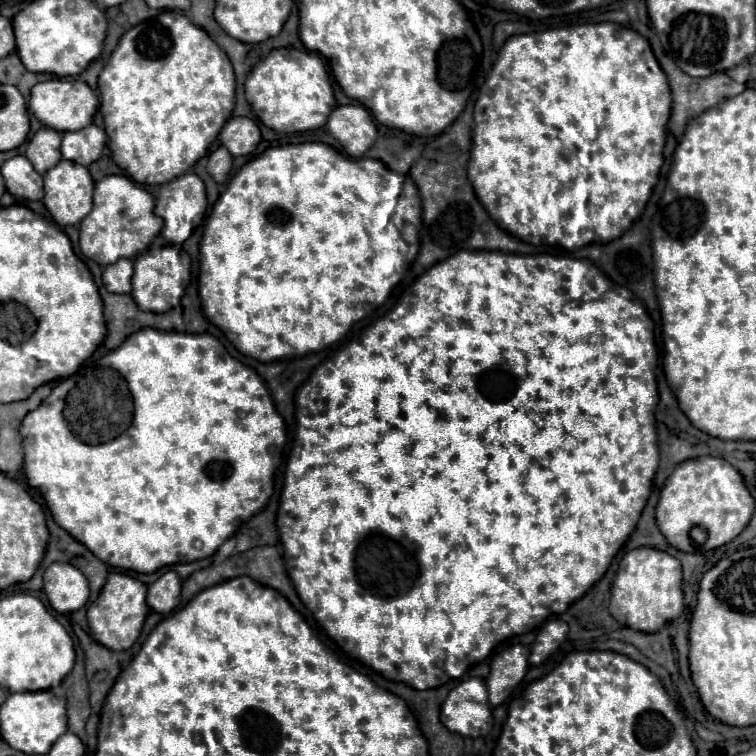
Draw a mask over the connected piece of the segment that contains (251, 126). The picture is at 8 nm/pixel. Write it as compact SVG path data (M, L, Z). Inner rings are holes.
M246 116L230 118L220 132L220 142L230 150L232 156L252 154L260 144L260 138L260 128L252 118Z

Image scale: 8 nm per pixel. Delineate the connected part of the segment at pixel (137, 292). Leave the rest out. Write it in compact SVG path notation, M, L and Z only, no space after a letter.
M152 246L146 254L134 260L134 276L132 276L132 298L138 308L148 312L168 312L180 304L187 284L190 281L191 261L188 254L172 246Z

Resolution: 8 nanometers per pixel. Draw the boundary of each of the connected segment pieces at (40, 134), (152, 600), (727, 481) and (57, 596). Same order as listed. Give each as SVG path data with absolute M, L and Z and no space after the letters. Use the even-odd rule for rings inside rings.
M40 128L28 148L26 148L26 158L34 164L34 170L40 174L46 174L54 164L58 164L58 160L62 158L60 154L60 142L62 142L62 134L52 130L52 128Z
M174 570L164 572L150 588L146 602L154 612L170 614L180 600L180 576Z
M700 456L678 464L676 470L666 478L656 506L656 524L660 532L666 536L670 546L682 552L704 552L720 548L730 540L734 540L746 528L748 520L752 518L752 512L754 512L754 498L744 486L740 472L724 458Z
M54 562L44 572L44 592L56 612L74 612L80 610L90 596L86 576L72 564Z

